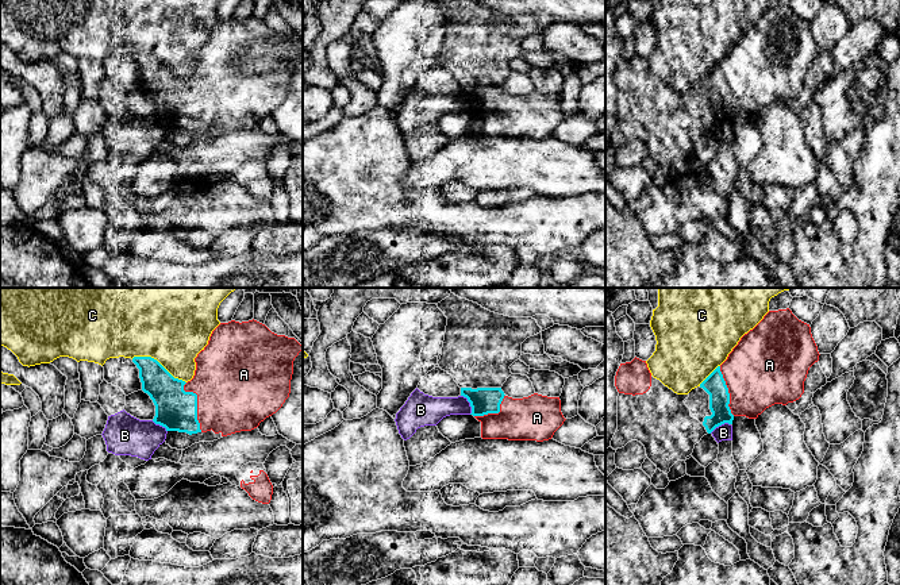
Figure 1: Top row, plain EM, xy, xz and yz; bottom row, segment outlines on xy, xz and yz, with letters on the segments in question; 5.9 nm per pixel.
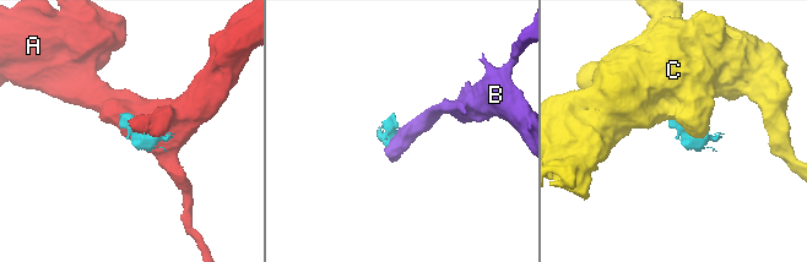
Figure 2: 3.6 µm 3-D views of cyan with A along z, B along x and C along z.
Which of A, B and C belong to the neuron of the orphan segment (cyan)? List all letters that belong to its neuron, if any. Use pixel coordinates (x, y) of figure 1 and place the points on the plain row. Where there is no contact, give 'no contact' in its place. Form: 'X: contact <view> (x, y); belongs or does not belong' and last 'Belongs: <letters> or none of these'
A: contact xy (196, 102); belongs
B: contact xz (470, 102); does not belong
C: contact xy (157, 58); does not belong
Belongs: A

